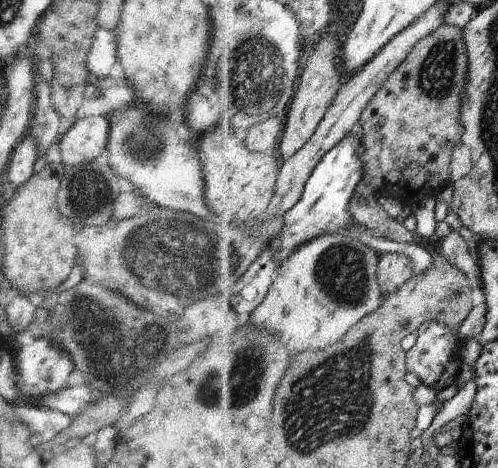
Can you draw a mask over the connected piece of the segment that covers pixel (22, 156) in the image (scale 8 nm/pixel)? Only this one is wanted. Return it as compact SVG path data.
M29 134L21 139L20 143L10 158L10 164L5 171L4 179L10 181L14 186L22 186L24 182L34 175L34 162L40 155L36 138Z

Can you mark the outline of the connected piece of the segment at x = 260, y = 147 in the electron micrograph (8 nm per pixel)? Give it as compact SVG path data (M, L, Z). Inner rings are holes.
M283 116L270 118L268 122L252 126L244 136L244 142L251 151L275 153L286 132L286 124Z

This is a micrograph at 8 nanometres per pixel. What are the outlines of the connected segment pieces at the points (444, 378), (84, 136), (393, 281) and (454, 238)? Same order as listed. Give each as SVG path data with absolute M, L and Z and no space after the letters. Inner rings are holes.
M440 320L426 322L417 330L417 342L408 351L408 368L415 372L427 386L436 391L442 391L448 386L459 384L464 358L460 354L461 343L465 340L460 334L460 328L450 328Z
M90 115L76 120L60 138L61 162L66 166L93 163L108 144L110 127L107 115Z
M385 253L379 262L379 283L384 296L396 294L412 277L415 265L407 253Z
M452 230L448 236L443 238L441 247L442 253L452 260L452 264L458 265L458 268L462 268L468 274L472 285L481 287L480 268L478 268L476 260L472 258L468 250L468 242L460 231Z

